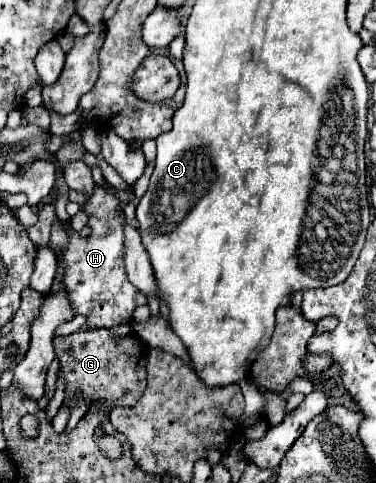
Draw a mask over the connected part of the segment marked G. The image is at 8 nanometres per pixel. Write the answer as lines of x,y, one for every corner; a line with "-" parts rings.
106,328
78,330
64,338
56,336
54,350
60,362
58,378
64,380
64,404
68,404
68,400
72,400
78,392
72,406
68,406
70,410
76,410
82,402
88,402
88,406
100,404
104,412
118,406
134,406
146,390
148,350
144,350
144,344
134,334
118,338

